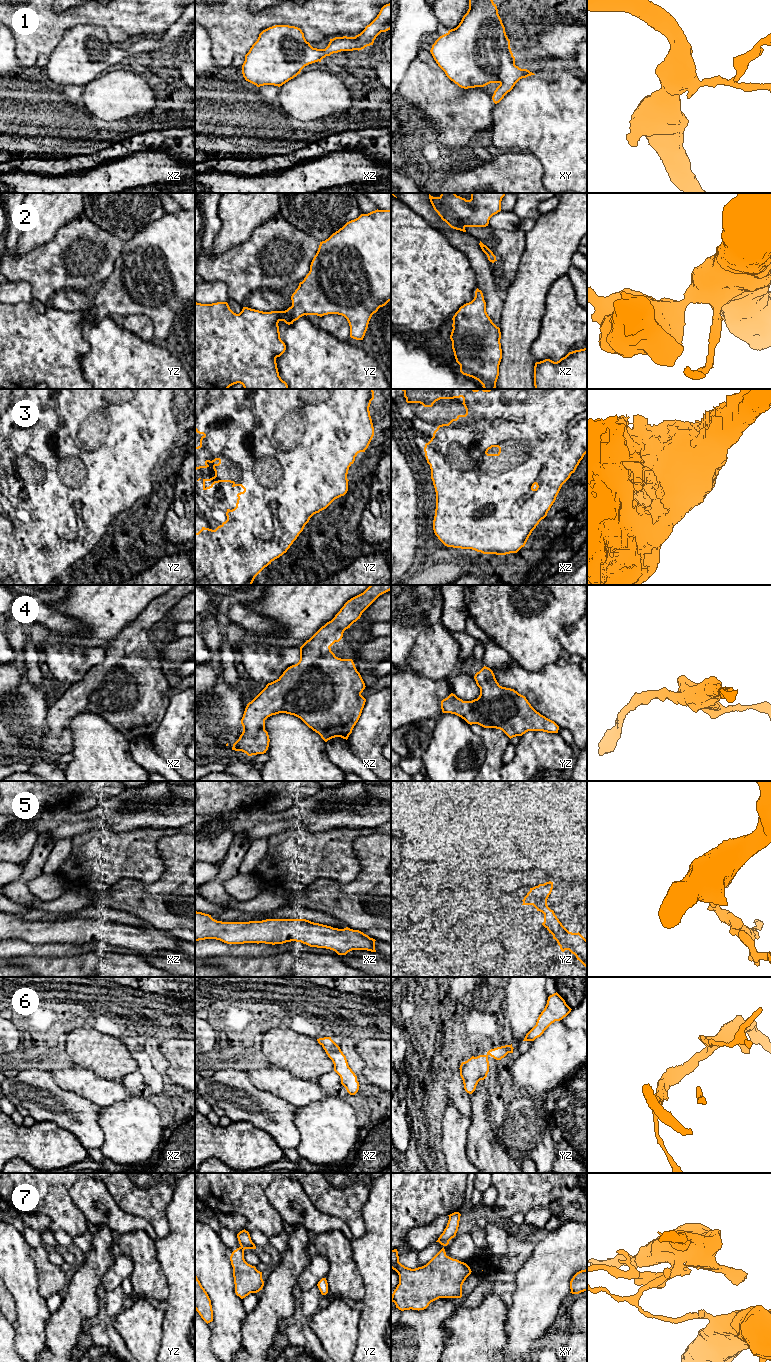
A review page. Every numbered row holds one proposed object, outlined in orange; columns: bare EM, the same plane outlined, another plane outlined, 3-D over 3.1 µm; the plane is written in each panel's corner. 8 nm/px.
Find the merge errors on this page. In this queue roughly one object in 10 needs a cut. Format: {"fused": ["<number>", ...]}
{"fused": ["7"]}

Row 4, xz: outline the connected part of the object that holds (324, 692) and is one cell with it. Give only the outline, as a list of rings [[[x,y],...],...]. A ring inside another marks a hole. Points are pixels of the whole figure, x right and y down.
[[[370,585],[363,593],[348,600],[331,621],[322,626],[300,647],[299,662],[288,667],[277,680],[268,683],[266,687],[247,704],[241,719],[243,732],[239,739],[233,744],[232,750],[242,751],[248,756],[266,753],[270,739],[268,732],[265,730],[265,720],[279,713],[286,713],[300,718],[309,728],[318,733],[325,742],[335,737],[348,739],[364,708],[366,699],[361,693],[366,686],[353,660],[336,657],[330,647],[342,639],[344,631],[360,619],[362,613],[380,595],[390,590],[391,585]]]

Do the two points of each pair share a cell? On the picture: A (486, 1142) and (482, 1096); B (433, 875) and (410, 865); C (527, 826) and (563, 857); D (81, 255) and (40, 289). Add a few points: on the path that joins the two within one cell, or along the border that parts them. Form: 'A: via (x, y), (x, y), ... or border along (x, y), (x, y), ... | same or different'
A: via (481, 1131), (481, 1107) | same
B: via (430, 868), (417, 867) | same
C: via (536, 829), (555, 848) | same
D: via (71, 260), (50, 279) | same

